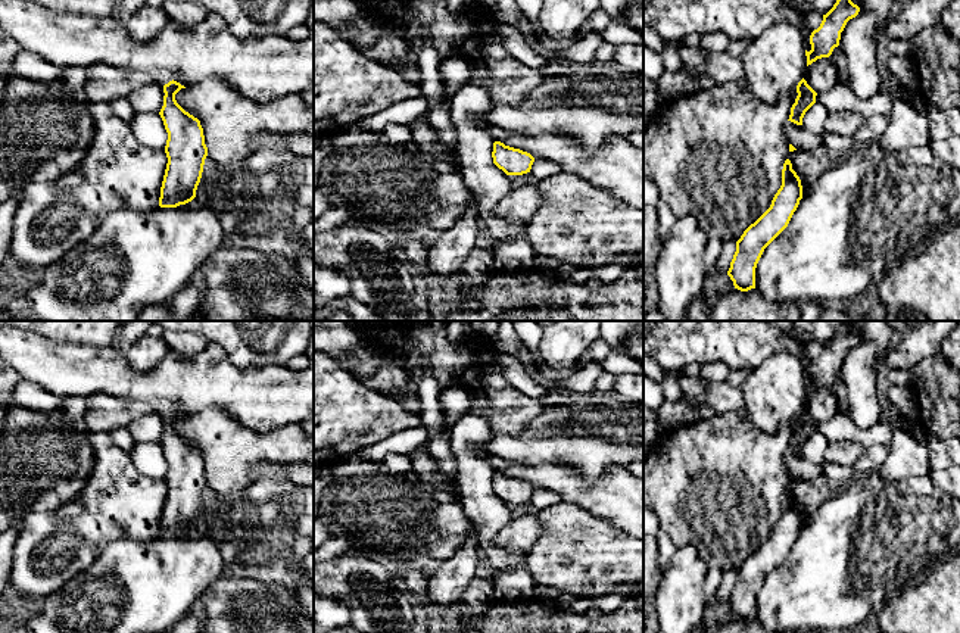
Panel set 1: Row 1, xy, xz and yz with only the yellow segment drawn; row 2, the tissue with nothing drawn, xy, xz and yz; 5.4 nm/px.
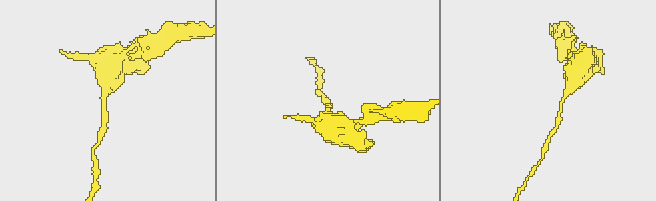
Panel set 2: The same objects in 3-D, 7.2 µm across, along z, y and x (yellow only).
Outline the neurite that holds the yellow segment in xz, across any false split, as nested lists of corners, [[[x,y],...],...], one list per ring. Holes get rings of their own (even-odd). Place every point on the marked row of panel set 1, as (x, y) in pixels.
[[[501,141],[493,143],[493,163],[507,175],[523,175],[530,172],[534,158],[520,149],[505,146]]]

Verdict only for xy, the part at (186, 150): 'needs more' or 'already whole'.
already whole

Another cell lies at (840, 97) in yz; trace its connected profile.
[[[838,82],[833,88],[817,93],[816,102],[822,103],[829,113],[848,110],[863,115],[866,119],[875,115],[888,116],[894,109],[894,100],[882,93],[867,100],[857,99],[848,85]]]

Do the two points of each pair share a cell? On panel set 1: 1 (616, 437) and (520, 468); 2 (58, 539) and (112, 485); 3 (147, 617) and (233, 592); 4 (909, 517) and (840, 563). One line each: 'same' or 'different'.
1: different
2: same
3: different
4: same

